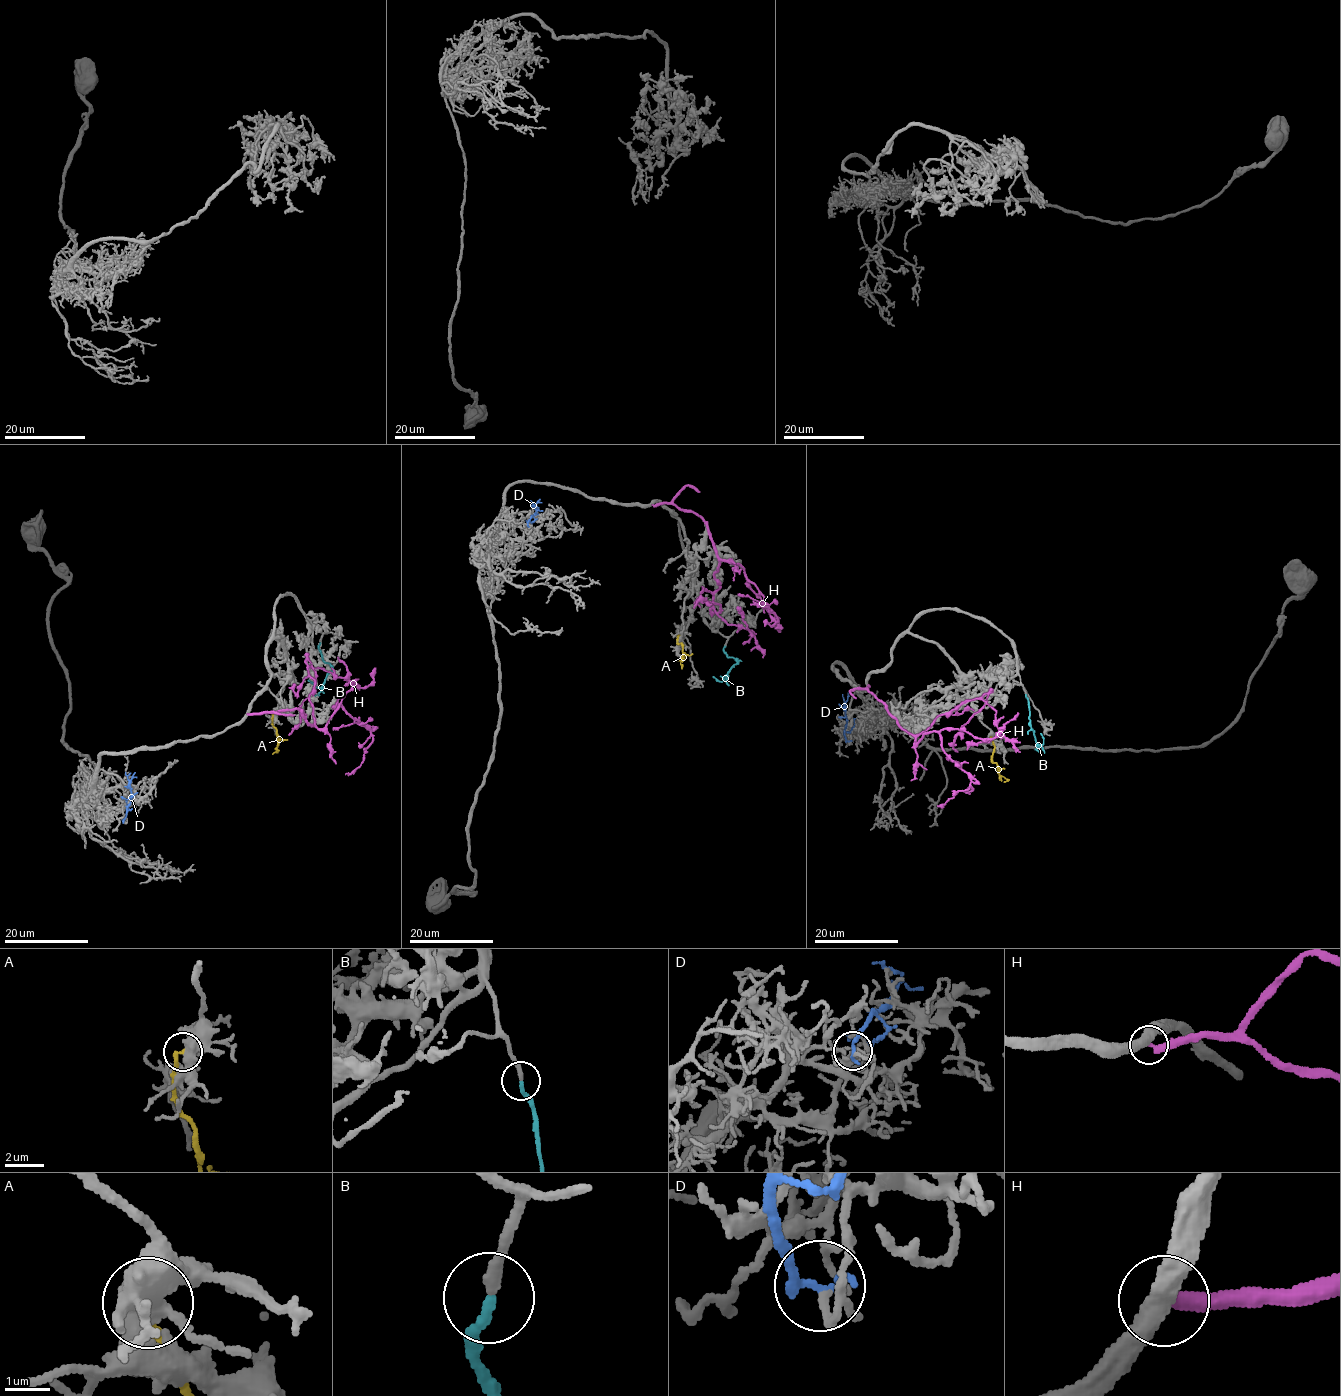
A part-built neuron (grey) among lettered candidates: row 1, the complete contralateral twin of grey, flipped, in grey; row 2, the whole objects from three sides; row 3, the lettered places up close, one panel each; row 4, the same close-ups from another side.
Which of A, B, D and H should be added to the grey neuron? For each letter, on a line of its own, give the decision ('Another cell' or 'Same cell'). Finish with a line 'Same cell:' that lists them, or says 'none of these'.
A: Another cell
B: Same cell
D: Another cell
H: Another cell
Same cell: B

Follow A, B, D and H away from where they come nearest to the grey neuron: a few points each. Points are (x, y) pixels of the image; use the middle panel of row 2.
A: (679, 635), (677, 643), (682, 645), (682, 664)
B: (725, 646), (726, 656), (733, 657), (736, 662), (724, 680), (720, 681), (712, 676)
D: (528, 524), (536, 512), (535, 503), (540, 500)
H: (652, 505), (675, 504), (701, 517), (719, 557), (714, 610), (728, 624), (746, 628), (753, 636), (739, 610)

